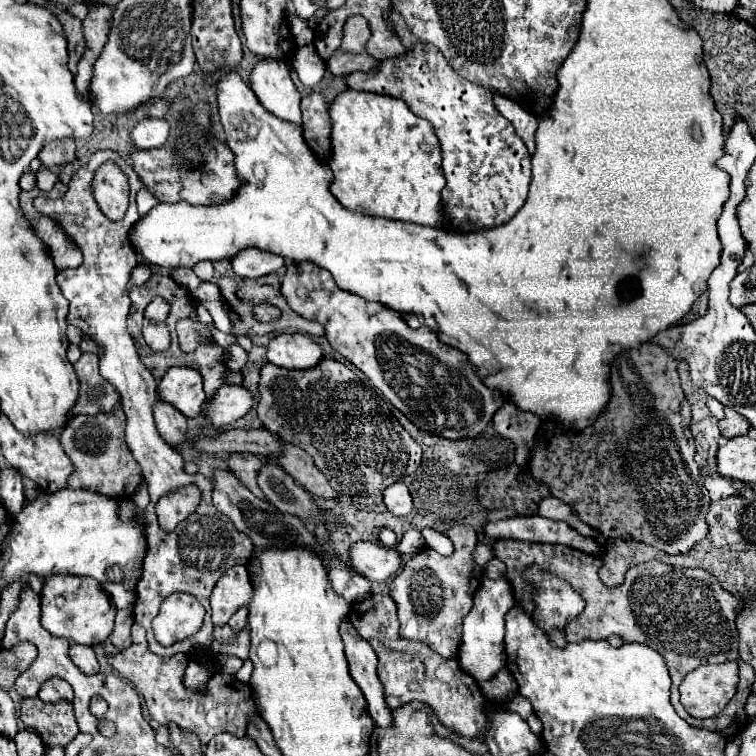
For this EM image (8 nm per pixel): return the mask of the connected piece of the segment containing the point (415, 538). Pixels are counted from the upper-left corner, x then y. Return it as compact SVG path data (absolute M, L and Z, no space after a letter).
M411 529L407 531L400 543L396 546L395 550L401 555L412 554L423 547L425 547L425 541L422 534L418 530Z

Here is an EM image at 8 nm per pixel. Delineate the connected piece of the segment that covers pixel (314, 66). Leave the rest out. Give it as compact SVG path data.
M314 44L302 47L292 63L302 83L320 83L325 74L324 59L318 55Z

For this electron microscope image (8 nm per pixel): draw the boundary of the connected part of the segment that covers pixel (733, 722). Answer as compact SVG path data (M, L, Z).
M502 539L492 543L494 555L506 563L506 579L510 581L516 601L524 607L526 613L532 611L530 603L530 587L522 579L522 567L536 563L542 569L564 577L584 599L586 609L574 621L566 625L566 639L570 643L580 643L584 639L600 641L618 635L624 643L642 643L656 649L664 655L670 675L672 675L672 705L676 713L688 721L692 727L704 727L710 731L718 731L726 739L736 737L748 725L746 715L746 699L750 695L750 685L754 683L754 671L746 663L740 665L740 683L736 699L732 699L726 709L710 719L694 719L686 713L678 699L678 685L684 675L700 667L700 663L724 663L734 661L738 655L738 629L736 617L744 609L744 601L722 589L720 581L706 569L684 569L672 567L660 561L648 561L632 567L626 573L626 579L620 587L606 587L598 571L602 567L602 559L598 555L588 555L584 551L566 547L566 545L546 545L546 543L530 543L530 541L514 541Z

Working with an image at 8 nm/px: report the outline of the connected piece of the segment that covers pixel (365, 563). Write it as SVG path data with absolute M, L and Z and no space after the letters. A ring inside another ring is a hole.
M356 541L348 549L348 569L370 581L386 581L400 569L400 555L372 541Z

